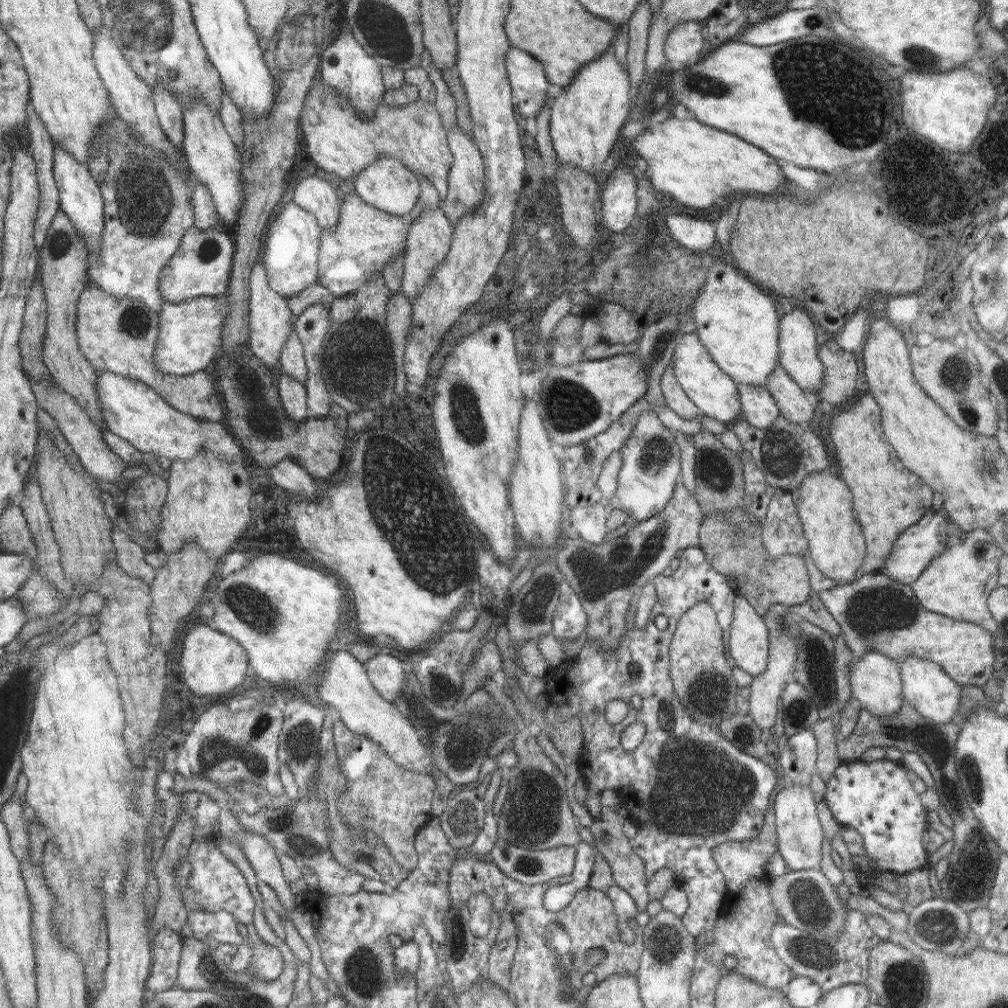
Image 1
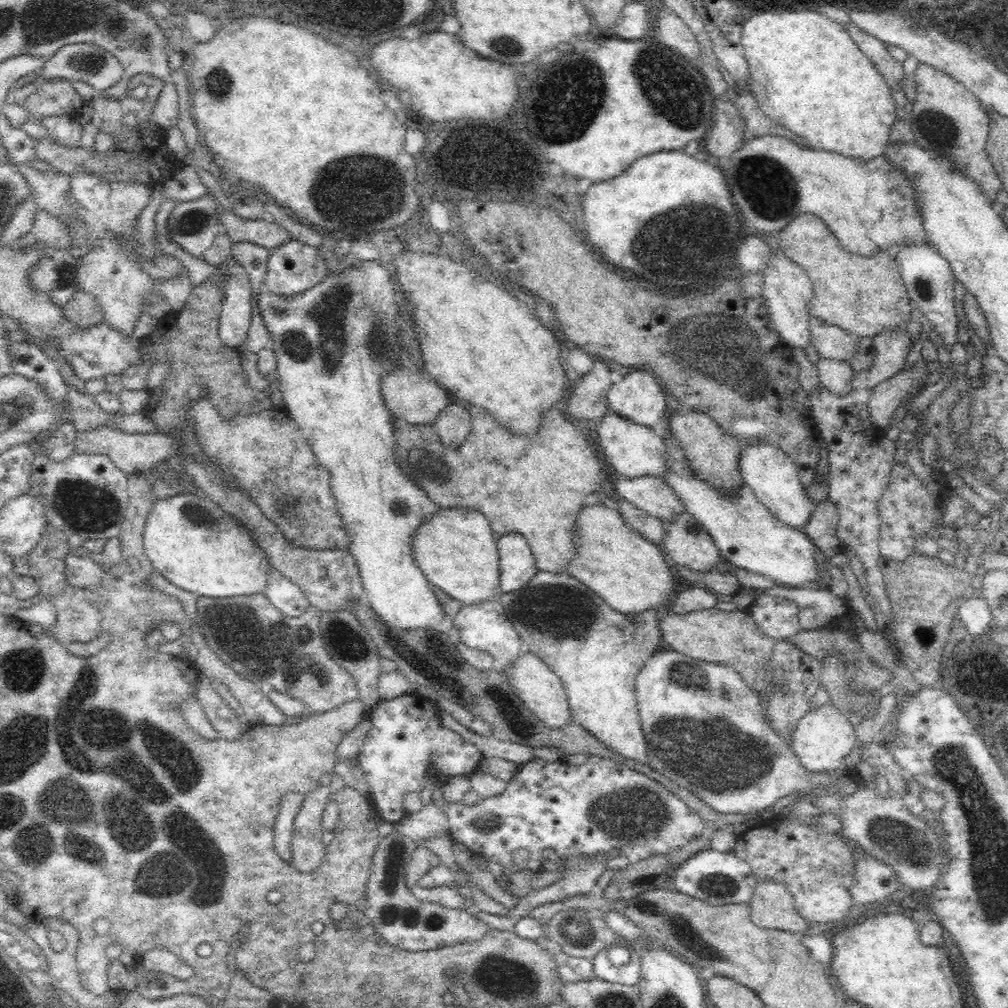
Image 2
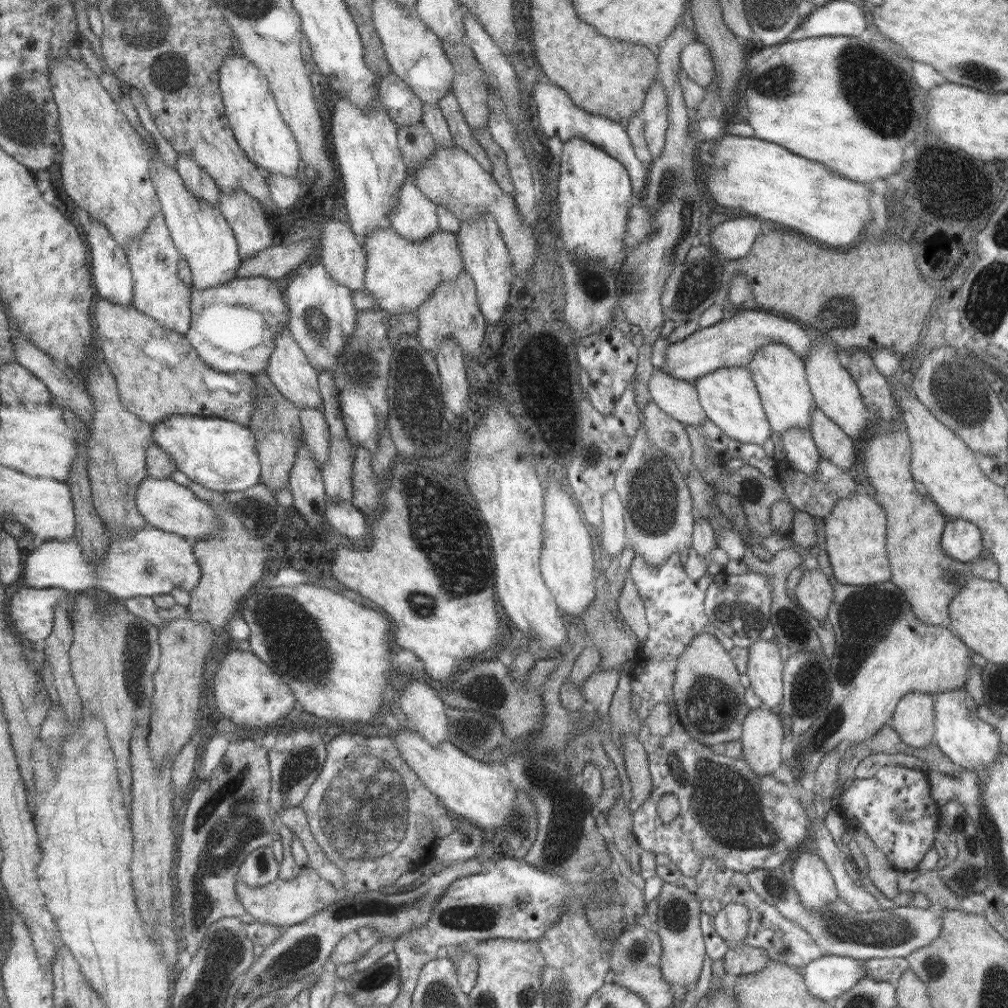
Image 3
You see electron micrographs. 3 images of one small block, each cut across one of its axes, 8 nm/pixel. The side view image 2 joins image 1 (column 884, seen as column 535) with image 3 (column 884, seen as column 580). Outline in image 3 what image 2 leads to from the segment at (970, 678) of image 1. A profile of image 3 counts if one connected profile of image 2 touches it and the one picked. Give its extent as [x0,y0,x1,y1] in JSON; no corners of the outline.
[779,544,971,778]

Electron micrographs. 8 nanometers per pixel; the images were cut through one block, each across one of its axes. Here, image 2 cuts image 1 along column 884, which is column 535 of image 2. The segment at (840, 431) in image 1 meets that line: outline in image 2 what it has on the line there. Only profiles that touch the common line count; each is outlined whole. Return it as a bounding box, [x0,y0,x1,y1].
[394,406,608,574]

